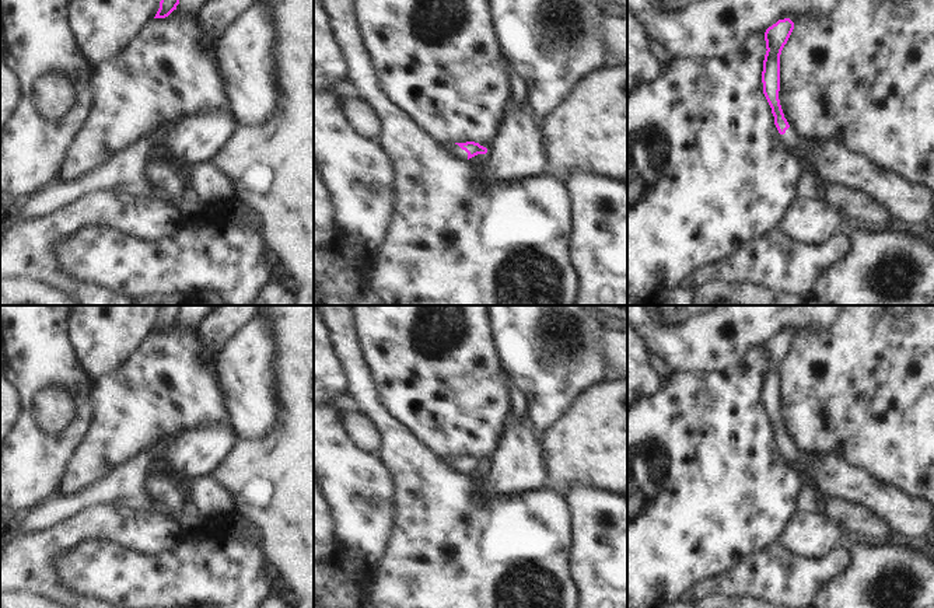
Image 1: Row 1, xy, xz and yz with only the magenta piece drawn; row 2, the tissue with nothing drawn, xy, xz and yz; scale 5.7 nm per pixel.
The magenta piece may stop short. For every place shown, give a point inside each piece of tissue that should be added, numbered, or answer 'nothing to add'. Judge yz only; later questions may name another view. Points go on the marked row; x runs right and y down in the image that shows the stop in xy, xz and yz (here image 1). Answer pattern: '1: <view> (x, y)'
1: yz (790, 139)

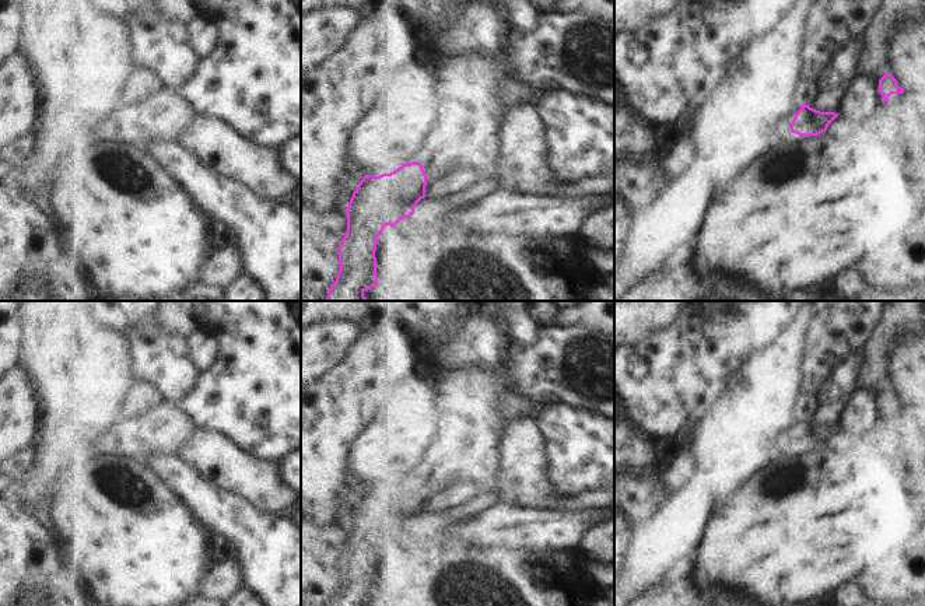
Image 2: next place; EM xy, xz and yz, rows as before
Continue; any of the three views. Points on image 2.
1: xz (469, 135)

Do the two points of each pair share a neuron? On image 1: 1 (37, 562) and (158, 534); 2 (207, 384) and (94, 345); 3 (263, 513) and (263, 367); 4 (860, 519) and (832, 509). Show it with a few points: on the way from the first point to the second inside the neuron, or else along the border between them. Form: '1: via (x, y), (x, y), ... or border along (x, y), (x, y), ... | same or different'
1: via (67, 535), (80, 528), (128, 528) | same
2: border along (153, 334), (118, 370), (102, 376) | different
3: border along (282, 409), (279, 423), (266, 436), (241, 439) | different
4: via (853, 517), (839, 509) | same

